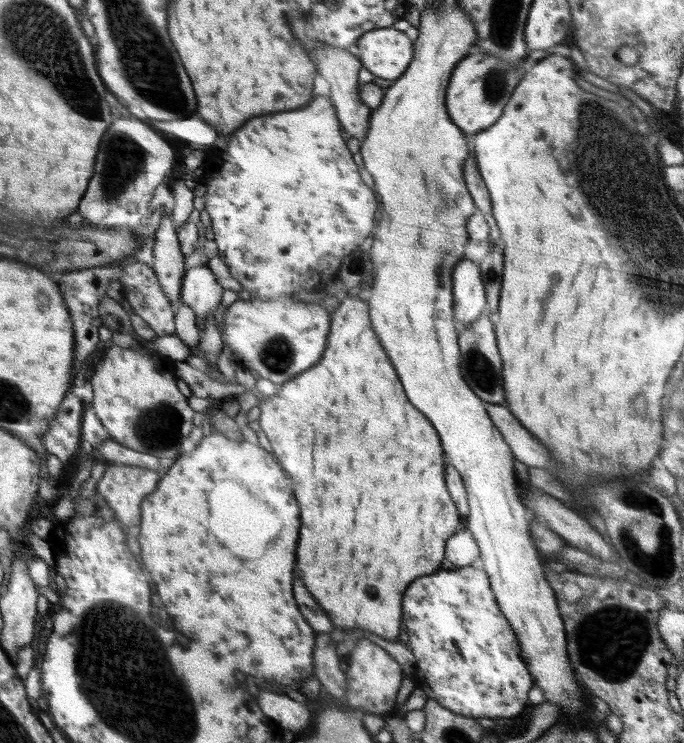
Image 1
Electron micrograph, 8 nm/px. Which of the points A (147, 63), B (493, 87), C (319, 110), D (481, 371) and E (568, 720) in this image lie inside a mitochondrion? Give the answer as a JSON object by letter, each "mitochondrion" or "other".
{"A":"mitochondrion","B":"mitochondrion","C":"other","D":"mitochondrion","E":"other"}

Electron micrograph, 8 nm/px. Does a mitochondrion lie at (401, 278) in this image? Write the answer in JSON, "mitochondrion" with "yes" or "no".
{"mitochondrion":"no"}

